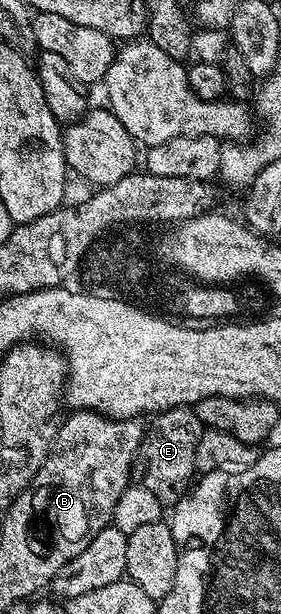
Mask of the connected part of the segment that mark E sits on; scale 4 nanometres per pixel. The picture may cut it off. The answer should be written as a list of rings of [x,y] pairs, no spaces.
[[[191,407],[166,409],[163,413],[154,414],[150,421],[152,429],[150,425],[144,432],[139,454],[135,456],[134,472],[138,484],[153,491],[164,507],[174,507],[192,488],[197,473],[197,439],[201,439],[204,427]]]

